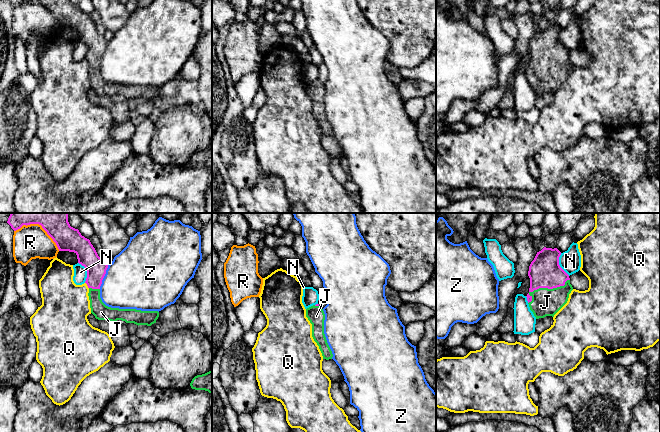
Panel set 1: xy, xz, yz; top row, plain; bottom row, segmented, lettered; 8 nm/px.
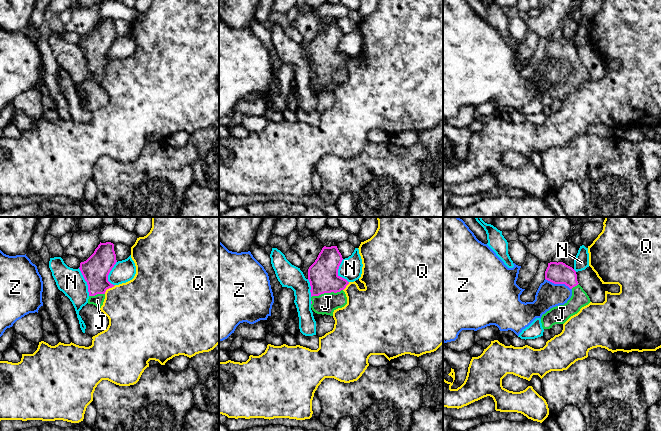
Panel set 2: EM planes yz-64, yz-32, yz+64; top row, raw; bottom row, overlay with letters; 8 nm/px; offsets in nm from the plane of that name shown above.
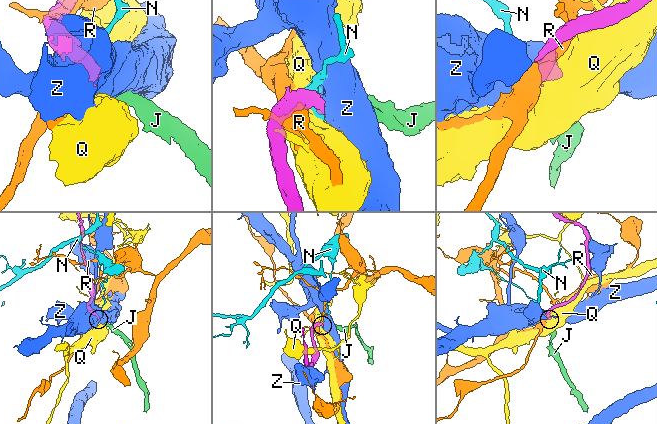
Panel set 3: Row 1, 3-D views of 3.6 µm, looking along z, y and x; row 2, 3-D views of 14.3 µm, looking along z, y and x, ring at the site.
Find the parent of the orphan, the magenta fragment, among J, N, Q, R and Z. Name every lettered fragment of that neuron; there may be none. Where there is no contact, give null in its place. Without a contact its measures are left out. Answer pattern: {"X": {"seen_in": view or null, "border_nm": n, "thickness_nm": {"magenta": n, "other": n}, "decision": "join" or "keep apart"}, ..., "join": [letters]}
{"J": {"seen_in": "yz", "border_nm": 380, "thickness_nm": {"magenta": 260, "other": 220}, "decision": "join"}, "N": {"seen_in": "yz", "border_nm": 200, "thickness_nm": {"magenta": 260, "other": 180}, "decision": "keep apart"}, "Q": {"seen_in": "xy", "border_nm": 60, "thickness_nm": {"magenta": 160, "other": 380}, "decision": "keep apart"}, "R": {"seen_in": "xy", "border_nm": 280, "thickness_nm": {"magenta": 200, "other": 280}, "decision": "keep apart"}, "Z": {"seen_in": "xy", "border_nm": 200, "thickness_nm": {"magenta": 160, "other": 460}, "decision": "keep apart"}, "join": ["J"]}

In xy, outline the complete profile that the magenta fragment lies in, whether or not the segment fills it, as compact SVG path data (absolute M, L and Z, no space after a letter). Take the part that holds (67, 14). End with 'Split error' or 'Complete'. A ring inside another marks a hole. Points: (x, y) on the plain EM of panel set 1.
M39 0L56 19L59 27L74 28L78 39L87 45L85 59L89 64L91 89L98 96L117 96L136 101L151 102L159 93L158 87L119 85L106 82L100 74L100 62L108 41L100 34L90 16L70 0Z. Split error

